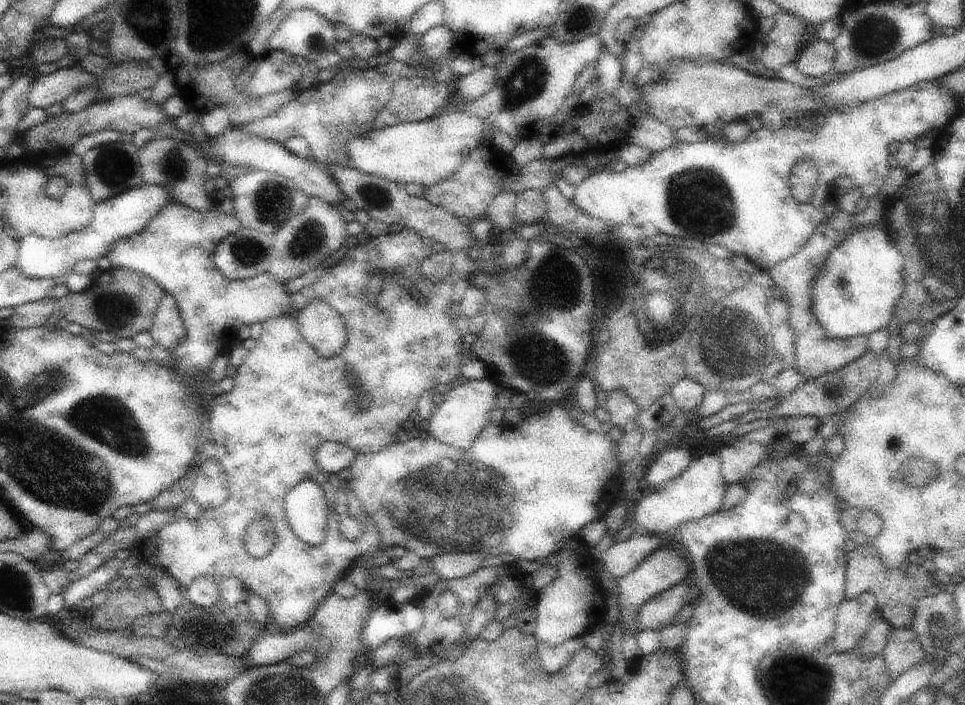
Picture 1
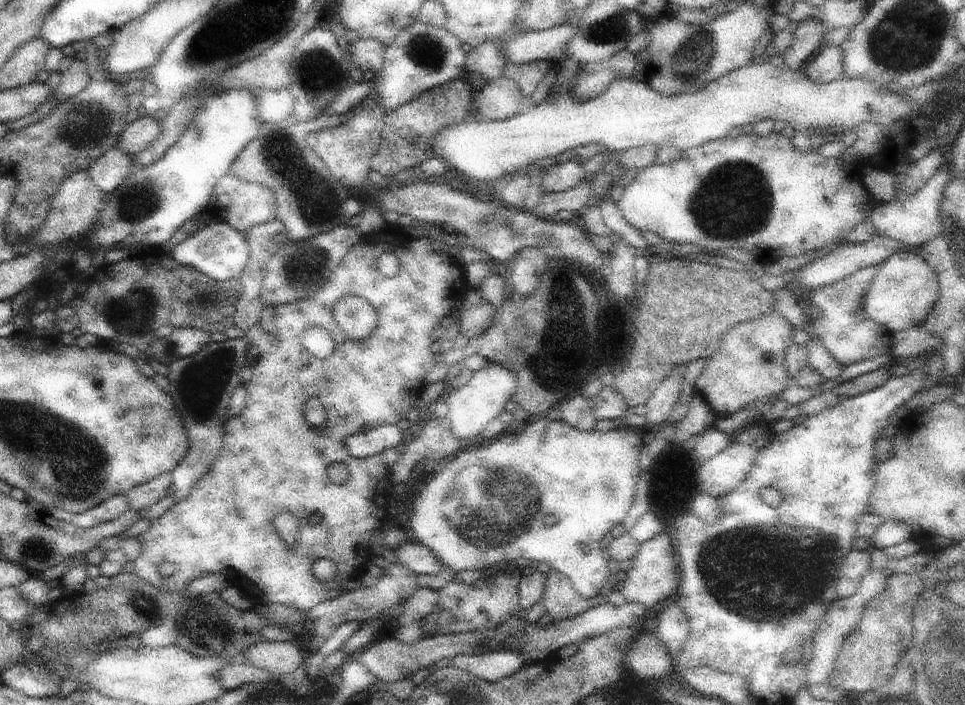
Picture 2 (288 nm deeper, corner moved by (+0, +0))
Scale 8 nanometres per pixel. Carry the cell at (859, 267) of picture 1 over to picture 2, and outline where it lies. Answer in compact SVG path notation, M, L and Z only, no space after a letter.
M895 252L879 268L869 290L863 296L863 306L869 318L887 326L893 334L919 328L939 300L939 278L935 270L913 252Z

